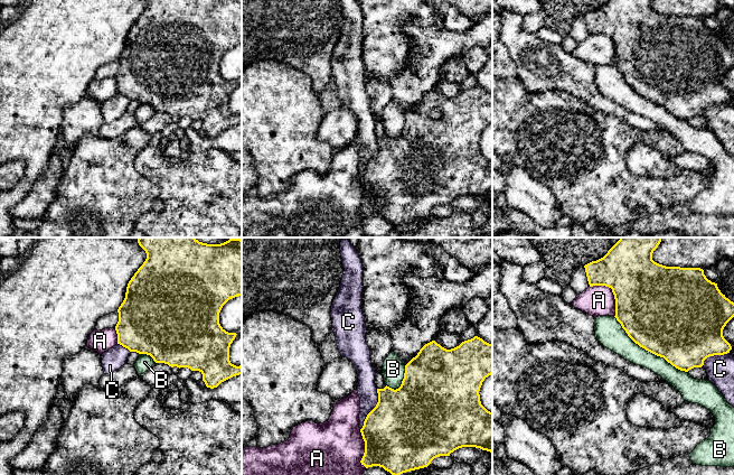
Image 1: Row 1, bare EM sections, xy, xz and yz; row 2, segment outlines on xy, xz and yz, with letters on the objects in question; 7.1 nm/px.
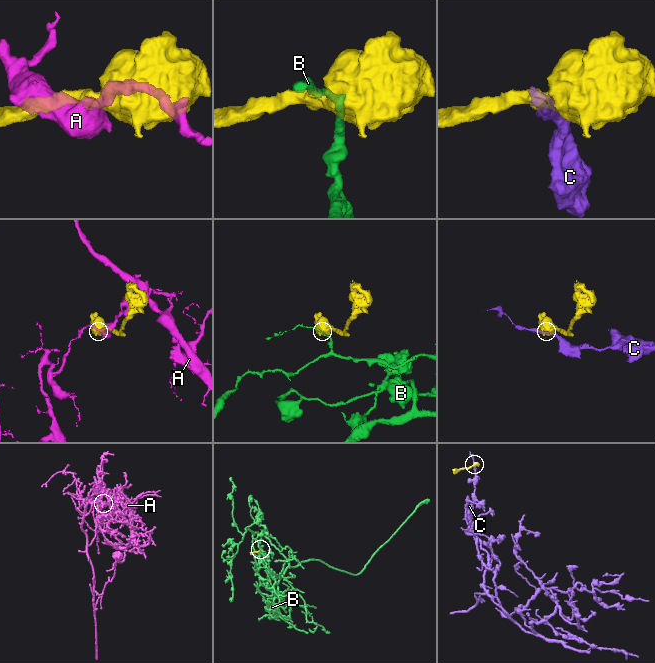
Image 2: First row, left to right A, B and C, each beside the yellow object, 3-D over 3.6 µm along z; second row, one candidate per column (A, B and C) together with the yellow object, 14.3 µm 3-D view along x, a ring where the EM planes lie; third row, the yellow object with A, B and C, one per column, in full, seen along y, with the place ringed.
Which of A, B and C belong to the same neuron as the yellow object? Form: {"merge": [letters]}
{"merge": []}

